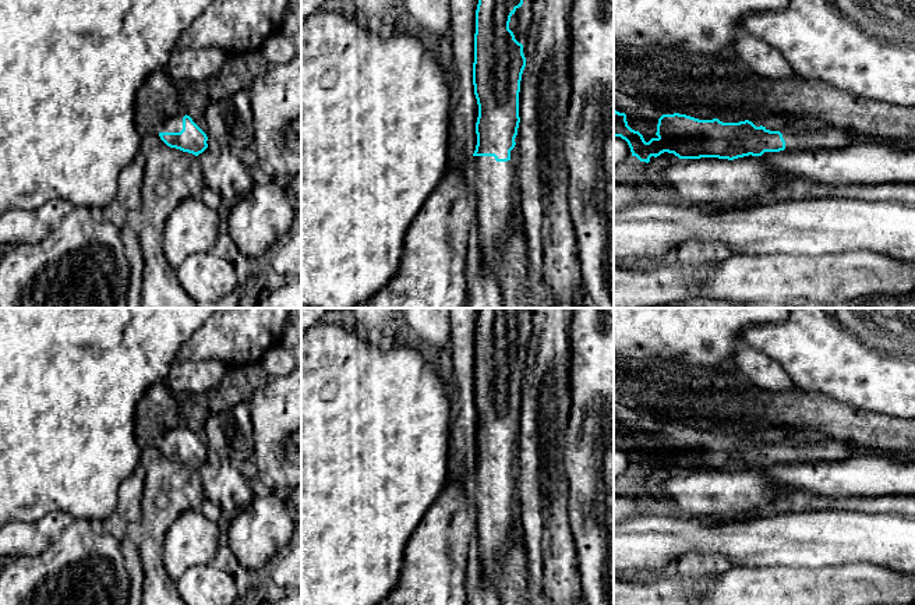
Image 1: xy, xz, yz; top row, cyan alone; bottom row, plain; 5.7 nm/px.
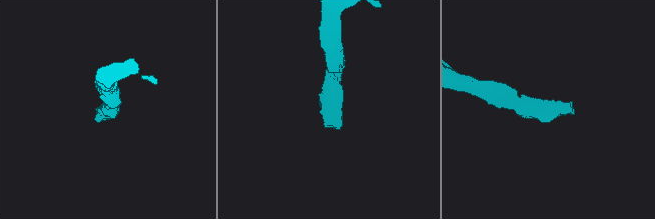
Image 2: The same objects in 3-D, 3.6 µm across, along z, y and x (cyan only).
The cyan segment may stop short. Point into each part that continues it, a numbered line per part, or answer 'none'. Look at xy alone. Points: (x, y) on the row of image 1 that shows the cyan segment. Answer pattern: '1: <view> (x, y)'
1: xy (175, 124)

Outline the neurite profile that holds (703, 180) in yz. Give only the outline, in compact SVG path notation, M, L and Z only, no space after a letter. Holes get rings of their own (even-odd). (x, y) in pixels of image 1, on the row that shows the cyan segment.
M752 155L734 160L676 159L661 170L660 183L672 187L683 204L770 198L780 187L801 190L777 177L764 156Z

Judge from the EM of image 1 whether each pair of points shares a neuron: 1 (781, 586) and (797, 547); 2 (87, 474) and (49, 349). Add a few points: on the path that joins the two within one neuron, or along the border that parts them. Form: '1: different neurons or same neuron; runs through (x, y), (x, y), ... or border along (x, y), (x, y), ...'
1: different neurons; border along (756, 566), (823, 566)
2: same neuron; runs through (66, 443), (49, 425), (49, 379)

